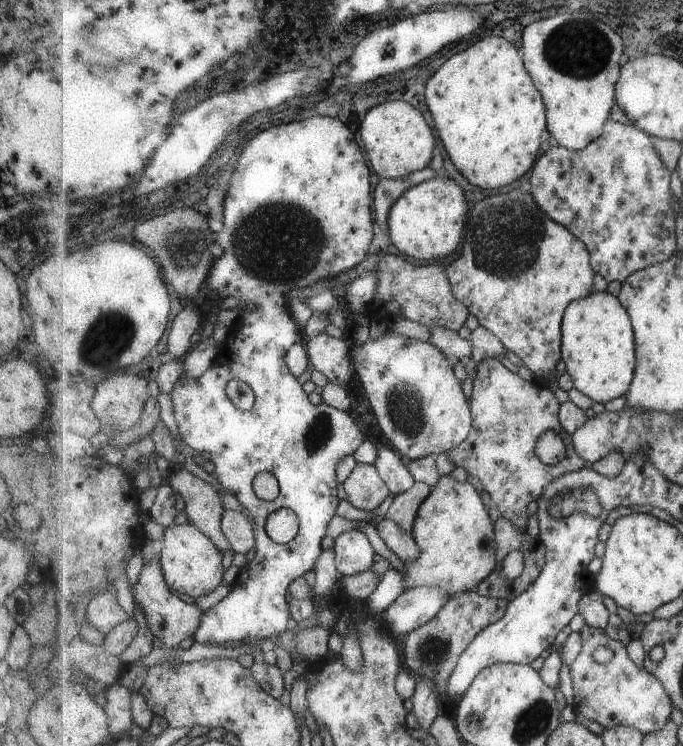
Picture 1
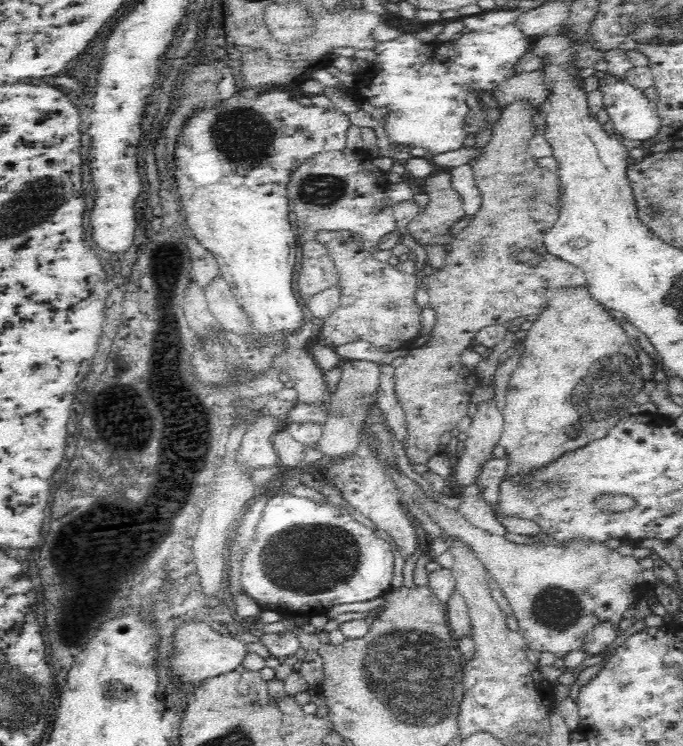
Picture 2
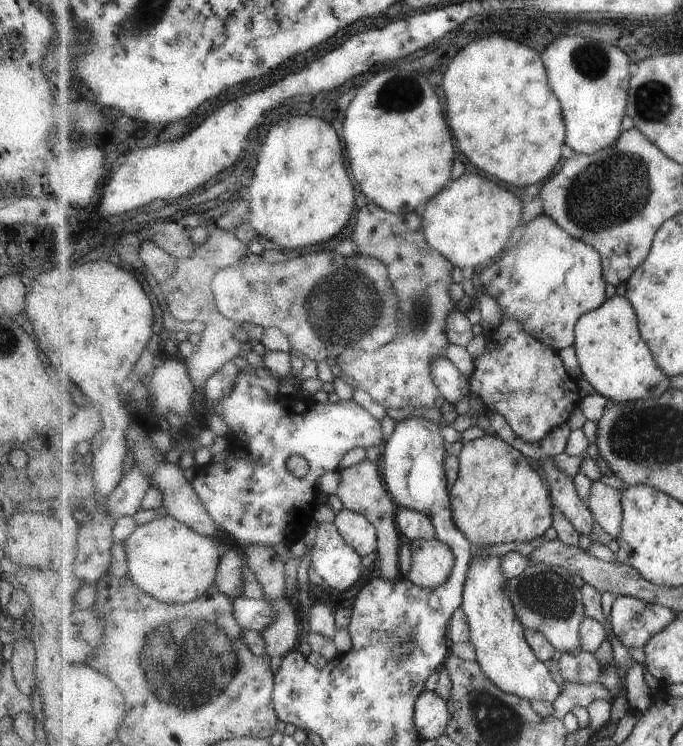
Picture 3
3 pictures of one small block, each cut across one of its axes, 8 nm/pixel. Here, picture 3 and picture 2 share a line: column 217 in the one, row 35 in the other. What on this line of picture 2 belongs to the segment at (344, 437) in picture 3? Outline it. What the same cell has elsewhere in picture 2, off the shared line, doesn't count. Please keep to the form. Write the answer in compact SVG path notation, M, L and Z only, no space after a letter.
M518 8L506 10L506 28L498 28L494 32L474 32L470 28L470 34L461 34L460 38L453 41L439 39L425 43L414 33L400 33L391 41L380 41L375 48L377 58L369 71L354 74L355 88L362 95L357 103L360 104L365 99L373 106L384 106L386 120L383 126L388 131L389 141L406 149L426 148L430 155L462 148L466 136L476 135L477 131L489 126L480 94L496 88L500 82L516 74L514 66L529 52L530 40L515 27L515 21L521 14L522 11Z

